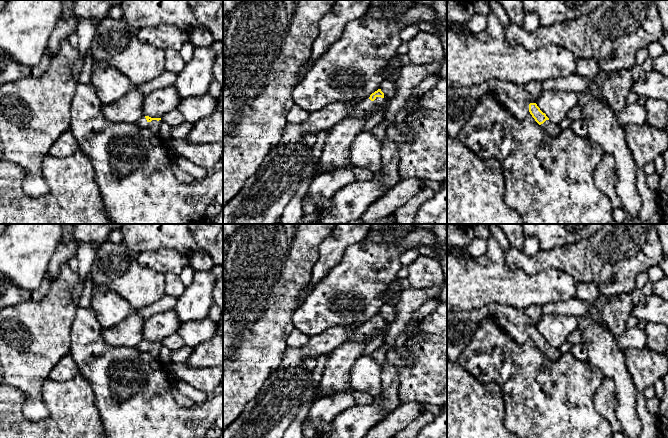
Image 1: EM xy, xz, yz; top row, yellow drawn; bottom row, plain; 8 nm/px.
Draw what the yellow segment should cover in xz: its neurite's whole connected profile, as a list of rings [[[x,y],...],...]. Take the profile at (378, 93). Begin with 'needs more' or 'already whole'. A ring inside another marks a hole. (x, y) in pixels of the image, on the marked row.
needs more; [[[378,89],[374,93],[372,93],[369,97],[361,100],[357,107],[348,114],[345,118],[362,118],[367,113],[371,112],[376,106],[382,106],[386,103],[386,99],[384,98],[384,93],[381,89]]]

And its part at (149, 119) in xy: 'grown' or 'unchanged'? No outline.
grown

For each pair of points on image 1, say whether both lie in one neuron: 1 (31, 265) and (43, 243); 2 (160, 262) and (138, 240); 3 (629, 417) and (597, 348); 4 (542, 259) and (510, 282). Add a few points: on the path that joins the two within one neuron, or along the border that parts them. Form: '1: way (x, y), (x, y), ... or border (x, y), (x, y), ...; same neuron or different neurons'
1: way (31, 260), (38, 251), (38, 248); same neuron
2: border (172, 248), (158, 248), (141, 251), (137, 254); different neurons
3: way (627, 400), (623, 380), (612, 365); same neuron
4: border (503, 260), (531, 274), (547, 270); different neurons

